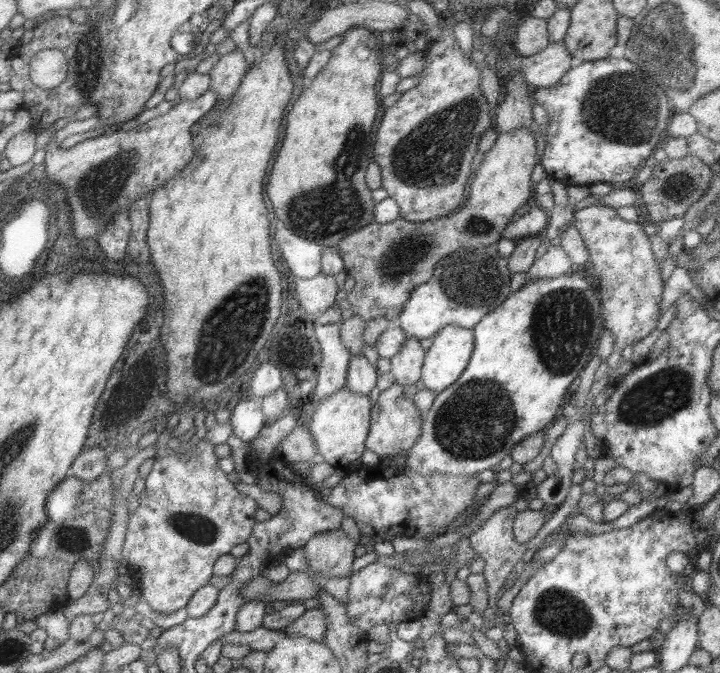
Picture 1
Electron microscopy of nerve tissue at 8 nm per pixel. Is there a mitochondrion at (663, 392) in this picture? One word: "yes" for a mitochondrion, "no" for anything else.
yes

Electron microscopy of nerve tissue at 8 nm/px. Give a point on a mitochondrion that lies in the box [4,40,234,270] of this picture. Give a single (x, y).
(101, 191)

